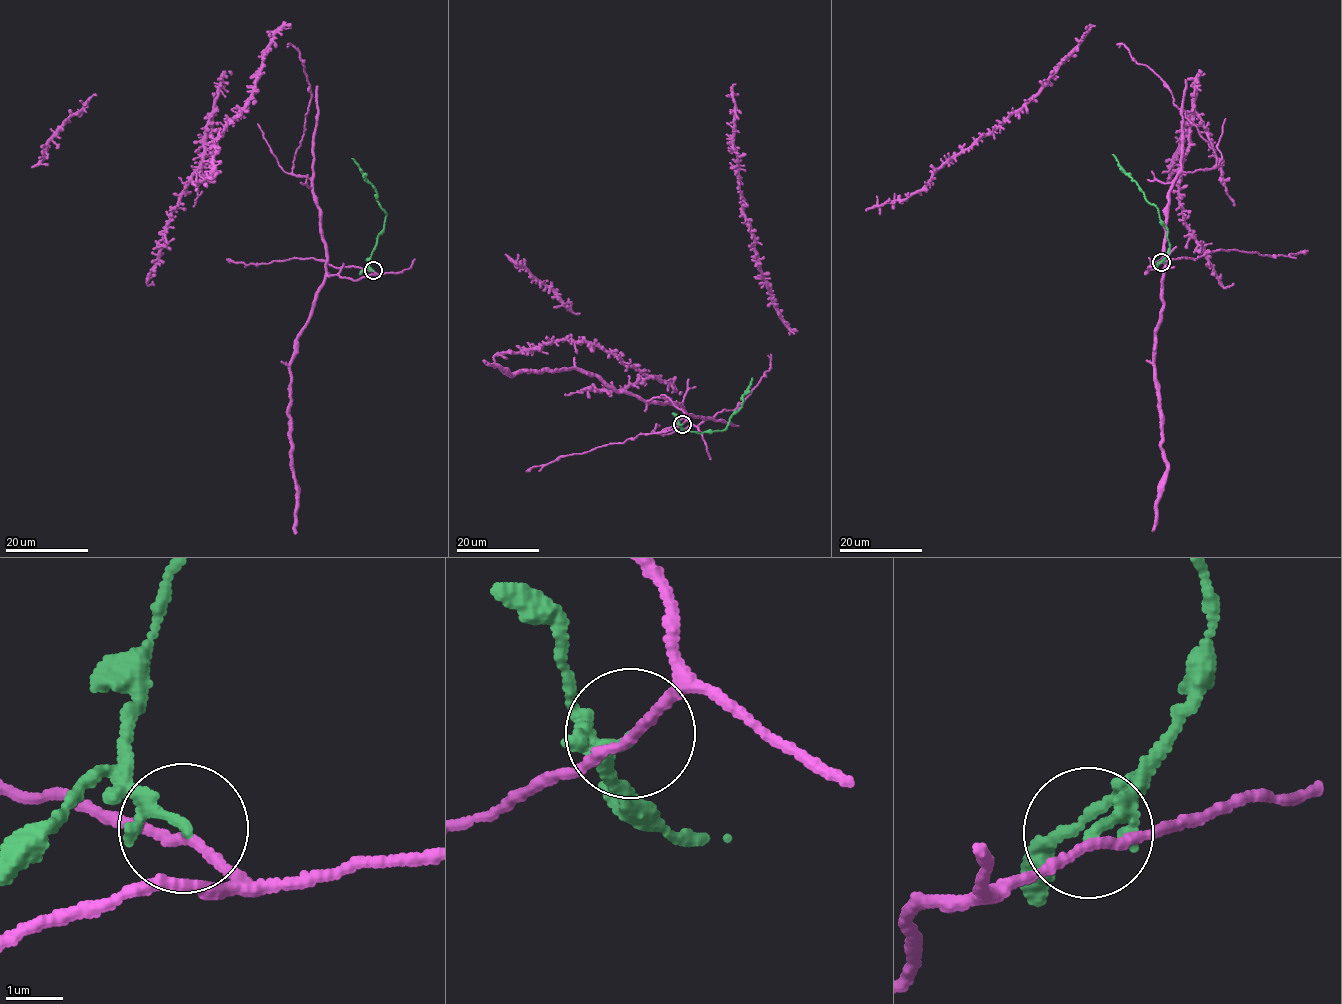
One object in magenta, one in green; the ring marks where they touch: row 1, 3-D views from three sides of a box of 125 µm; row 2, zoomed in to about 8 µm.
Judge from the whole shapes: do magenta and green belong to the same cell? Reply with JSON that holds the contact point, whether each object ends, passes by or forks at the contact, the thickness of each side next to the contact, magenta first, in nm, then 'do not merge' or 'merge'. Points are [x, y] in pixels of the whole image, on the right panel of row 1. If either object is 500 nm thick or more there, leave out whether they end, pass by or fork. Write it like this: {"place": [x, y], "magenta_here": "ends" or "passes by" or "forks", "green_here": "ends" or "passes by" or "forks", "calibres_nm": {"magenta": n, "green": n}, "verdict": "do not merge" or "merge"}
{"place": [1161, 262], "magenta_here": "passes by", "green_here": "passes by", "calibres_nm": {"magenta": 130, "green": 130}, "verdict": "do not merge"}

